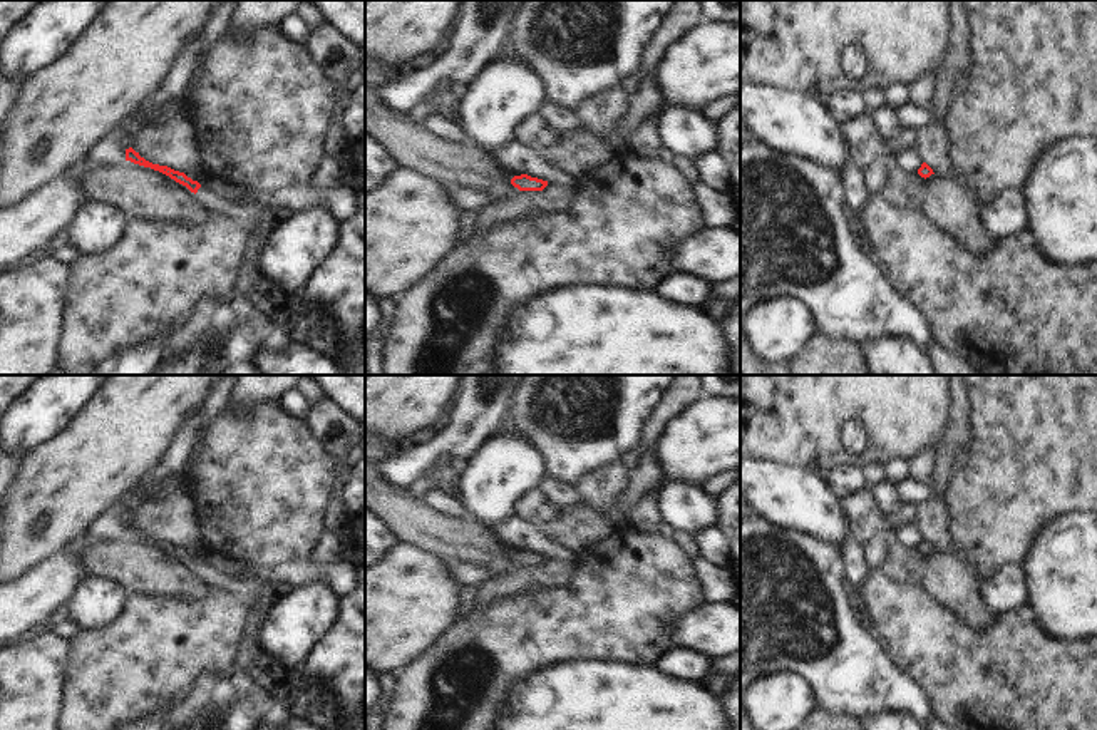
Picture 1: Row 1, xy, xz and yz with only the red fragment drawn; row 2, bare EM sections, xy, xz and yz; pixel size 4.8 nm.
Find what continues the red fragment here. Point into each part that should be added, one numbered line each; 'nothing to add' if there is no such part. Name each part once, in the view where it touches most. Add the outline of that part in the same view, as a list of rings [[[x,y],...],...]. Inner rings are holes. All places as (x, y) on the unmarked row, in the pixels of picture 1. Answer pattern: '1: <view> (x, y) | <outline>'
1: xy (342, 573) | [[[337,556],[330,563],[317,559],[295,559],[278,566],[246,566],[243,573],[221,568],[201,559],[196,568],[214,588],[229,589],[248,599],[270,581],[288,581],[293,588],[322,579],[340,594],[350,596],[362,581],[358,564],[352,558]]]

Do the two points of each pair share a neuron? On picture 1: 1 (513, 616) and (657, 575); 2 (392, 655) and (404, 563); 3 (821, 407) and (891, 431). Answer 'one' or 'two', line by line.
1: one
2: one
3: one

